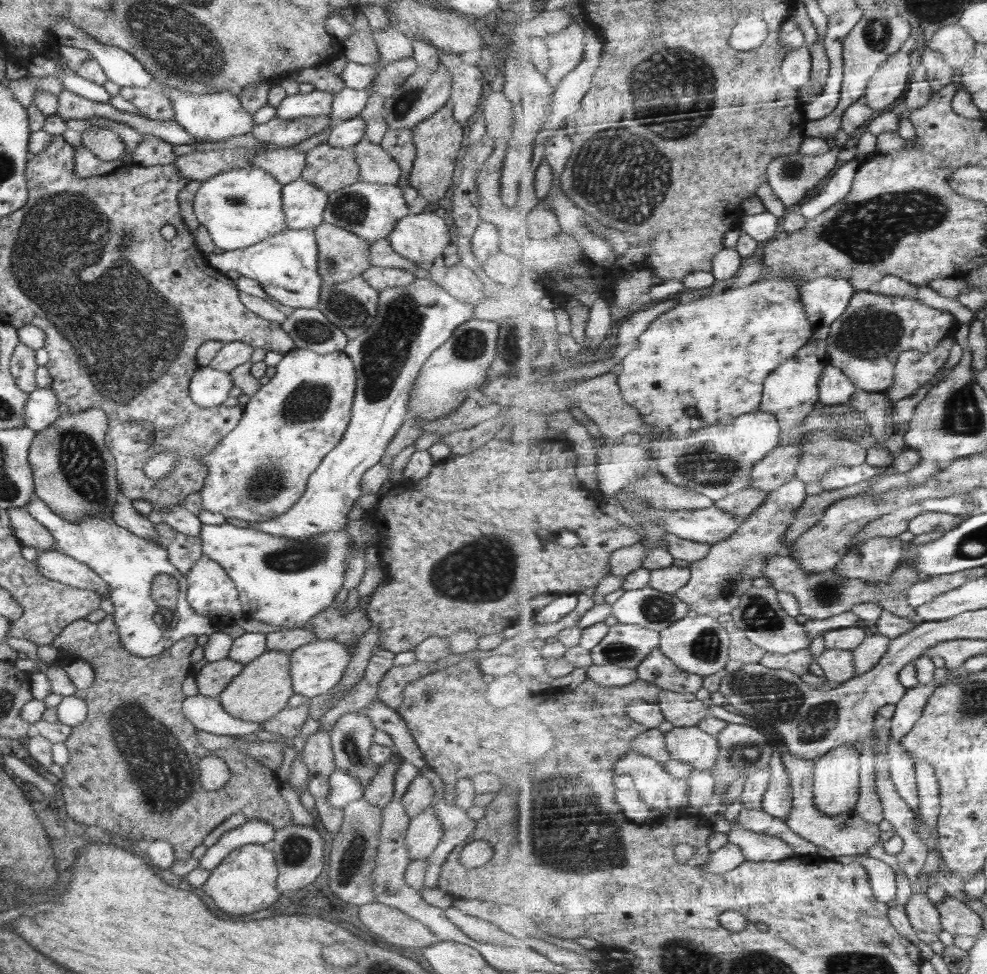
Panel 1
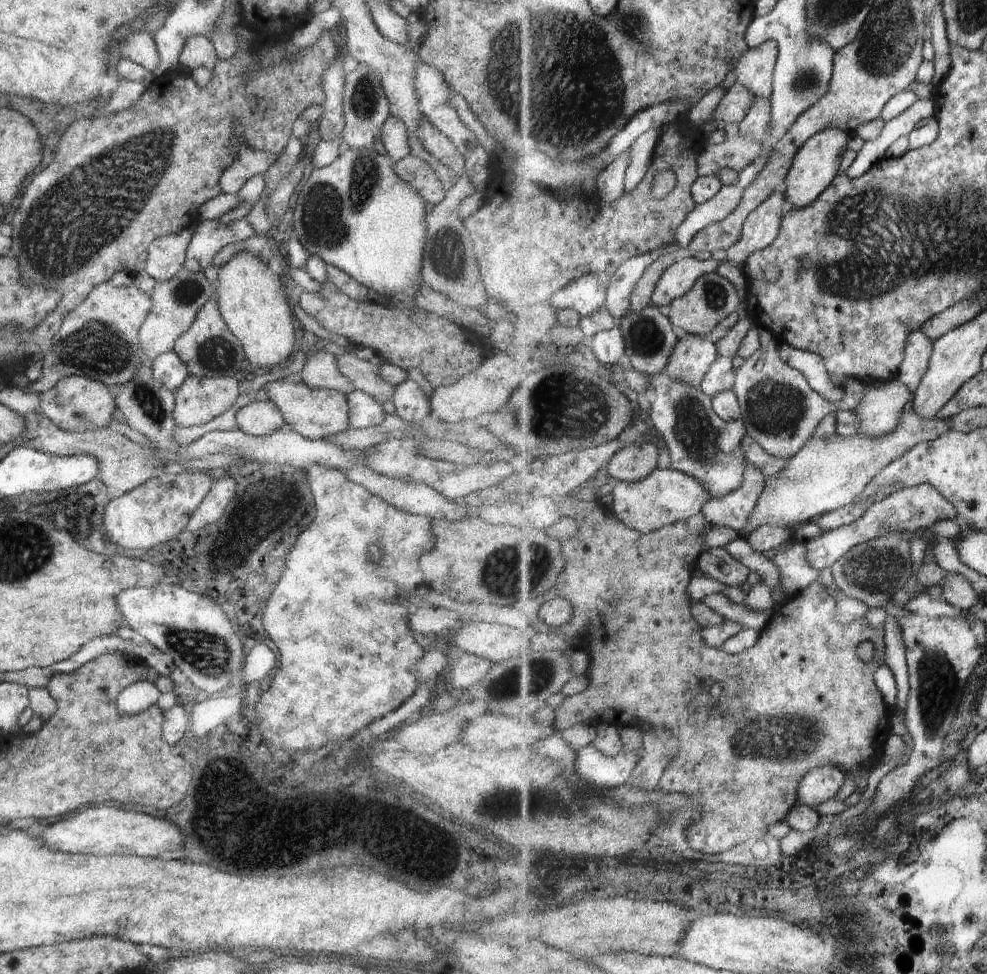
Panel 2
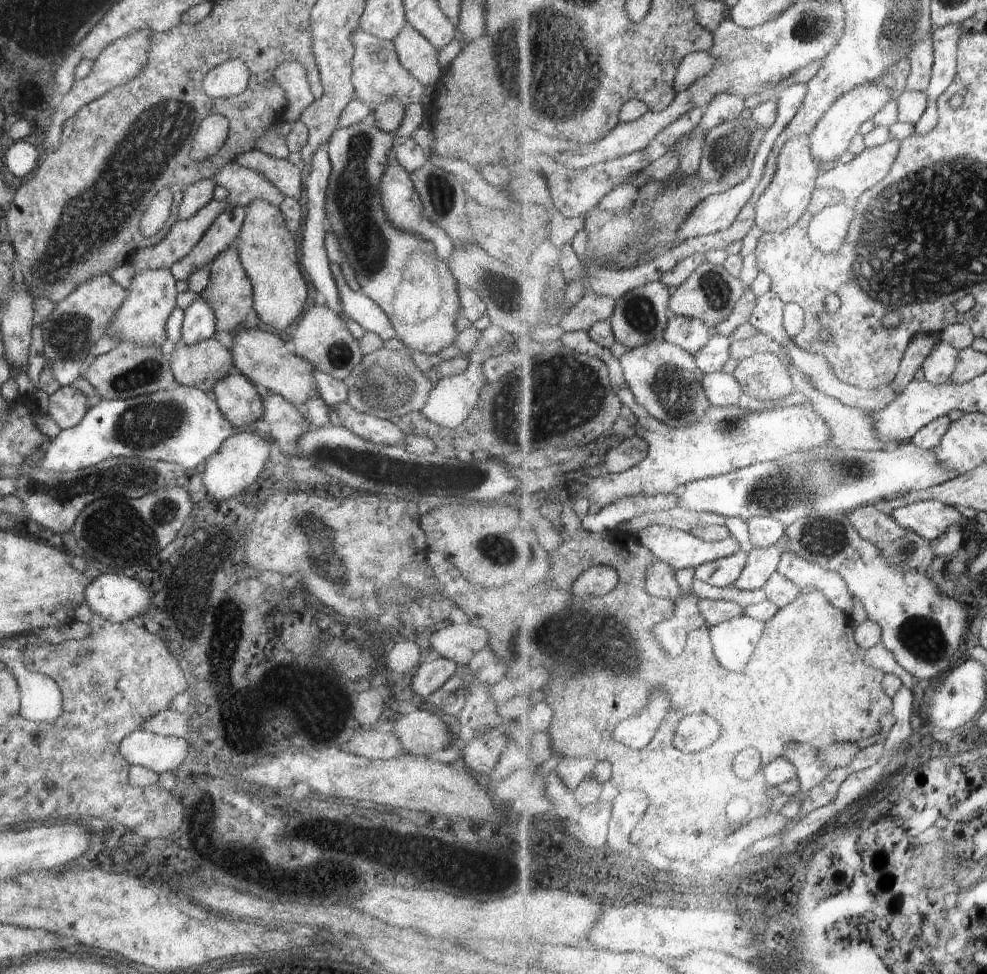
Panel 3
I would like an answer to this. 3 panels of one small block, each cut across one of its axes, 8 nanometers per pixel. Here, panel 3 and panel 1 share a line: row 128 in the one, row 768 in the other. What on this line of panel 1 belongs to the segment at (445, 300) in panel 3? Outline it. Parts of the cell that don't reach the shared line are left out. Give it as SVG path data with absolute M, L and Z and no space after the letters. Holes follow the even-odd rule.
M362 709L353 710L341 716L329 732L335 768L343 768L350 776L355 776L364 789L379 771L379 765L374 764L369 757L369 748L372 746L372 735L375 731L366 709Z

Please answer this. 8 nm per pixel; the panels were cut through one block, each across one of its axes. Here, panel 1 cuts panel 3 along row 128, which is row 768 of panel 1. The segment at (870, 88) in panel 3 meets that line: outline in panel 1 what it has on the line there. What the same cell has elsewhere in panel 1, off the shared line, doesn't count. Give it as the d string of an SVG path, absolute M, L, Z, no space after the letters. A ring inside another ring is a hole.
M850 744L835 748L828 754L817 759L817 768L815 772L816 782L816 801L817 807L832 817L844 815L858 806L859 784L860 782L860 753L856 753Z

